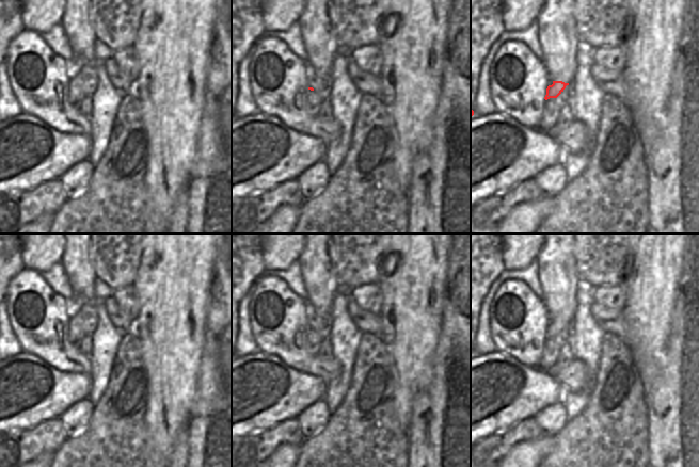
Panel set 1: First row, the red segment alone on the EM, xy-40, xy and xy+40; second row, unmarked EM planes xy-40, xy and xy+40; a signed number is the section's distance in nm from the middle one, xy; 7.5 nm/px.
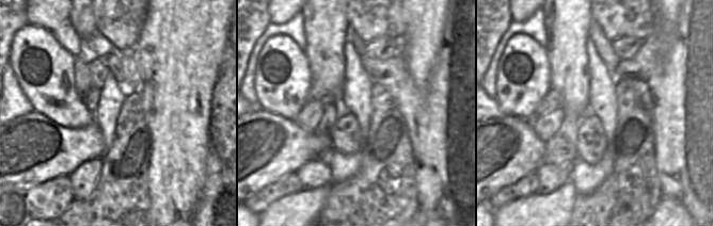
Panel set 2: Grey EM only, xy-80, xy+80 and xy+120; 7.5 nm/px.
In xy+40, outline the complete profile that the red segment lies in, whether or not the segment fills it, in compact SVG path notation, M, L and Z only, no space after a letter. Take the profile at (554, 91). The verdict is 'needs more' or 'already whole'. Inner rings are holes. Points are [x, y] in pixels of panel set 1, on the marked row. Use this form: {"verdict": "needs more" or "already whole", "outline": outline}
{"verdict": "needs more", "outline": "M549 80L549 86L546 88L545 100L550 98L558 98L563 102L568 102L570 93L572 91L572 84L565 83L562 81L551 81Z"}

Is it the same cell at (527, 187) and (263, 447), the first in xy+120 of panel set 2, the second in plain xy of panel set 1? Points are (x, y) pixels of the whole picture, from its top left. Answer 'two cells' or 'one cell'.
one cell

